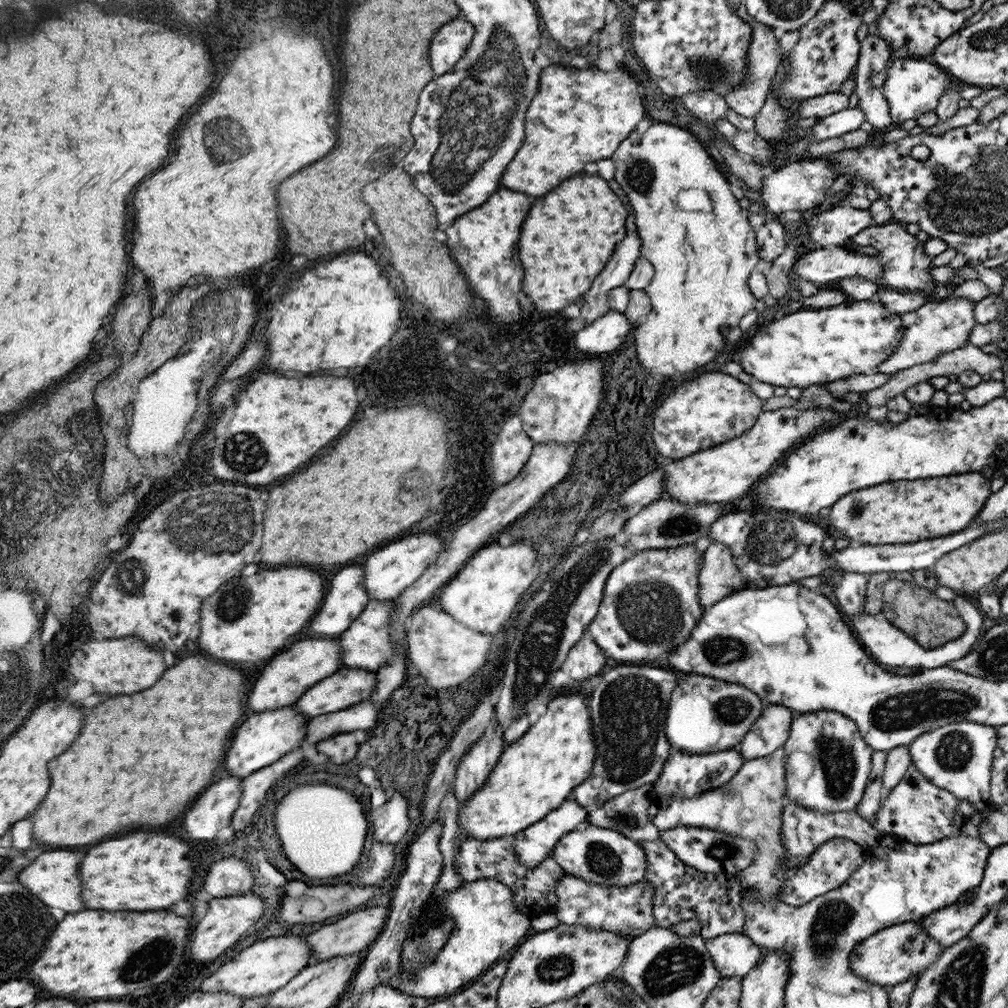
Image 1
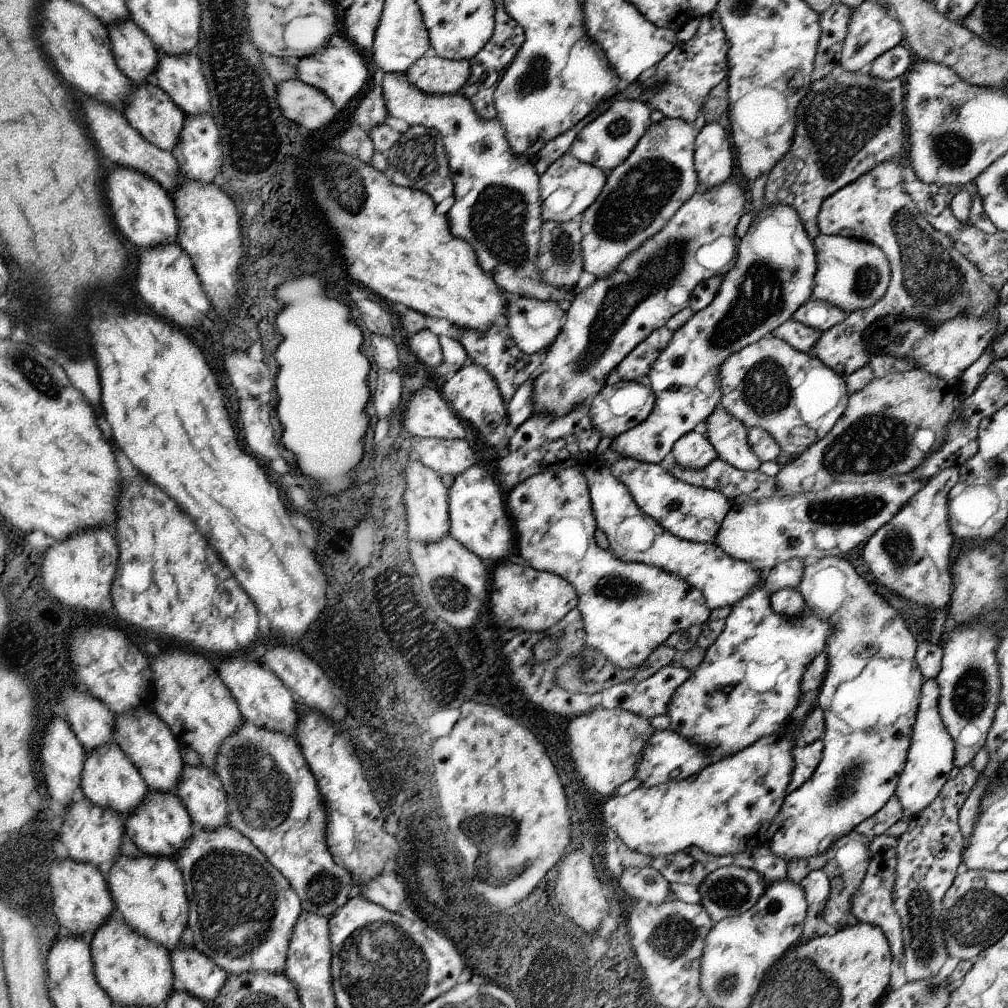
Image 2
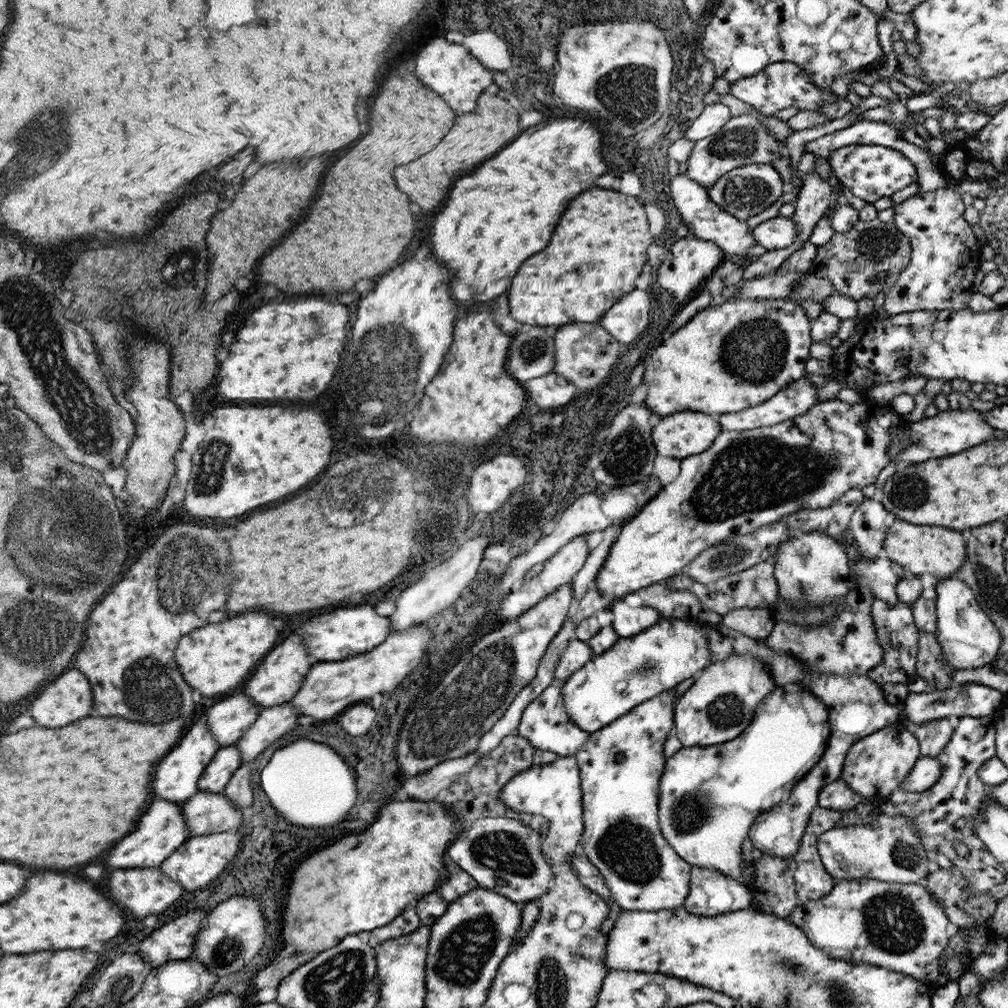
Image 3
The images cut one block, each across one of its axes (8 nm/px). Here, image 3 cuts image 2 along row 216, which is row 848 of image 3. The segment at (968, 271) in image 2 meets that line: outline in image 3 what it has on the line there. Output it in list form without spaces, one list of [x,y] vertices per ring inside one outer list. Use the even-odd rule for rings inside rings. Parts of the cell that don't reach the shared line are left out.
[[[879,814],[867,826],[833,828],[819,836],[817,850],[825,872],[839,880],[883,880],[889,884],[917,884],[929,876],[927,852],[921,844],[919,828],[915,820],[905,816]]]

